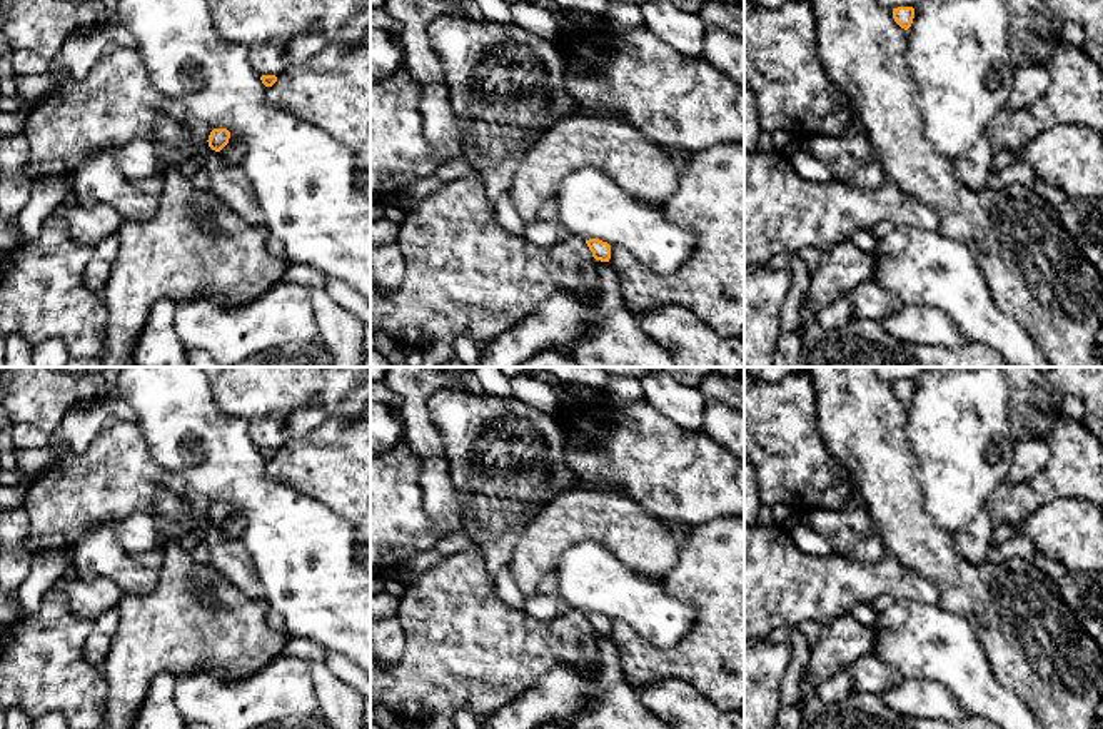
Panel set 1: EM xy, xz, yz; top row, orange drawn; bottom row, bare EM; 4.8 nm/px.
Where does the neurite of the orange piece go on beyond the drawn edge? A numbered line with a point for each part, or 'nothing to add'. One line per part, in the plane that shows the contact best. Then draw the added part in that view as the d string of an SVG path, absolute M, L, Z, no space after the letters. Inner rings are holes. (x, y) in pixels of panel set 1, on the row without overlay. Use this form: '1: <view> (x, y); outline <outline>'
nothing to add

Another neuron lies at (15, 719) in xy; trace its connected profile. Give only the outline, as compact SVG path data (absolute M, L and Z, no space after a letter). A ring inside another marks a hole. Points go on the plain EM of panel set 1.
M18 707L7 711L5 729L32 729L33 721Z

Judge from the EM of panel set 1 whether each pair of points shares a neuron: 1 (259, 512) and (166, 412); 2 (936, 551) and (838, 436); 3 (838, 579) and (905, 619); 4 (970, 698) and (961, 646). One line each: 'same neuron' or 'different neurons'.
1: same neuron
2: same neuron
3: different neurons
4: same neuron

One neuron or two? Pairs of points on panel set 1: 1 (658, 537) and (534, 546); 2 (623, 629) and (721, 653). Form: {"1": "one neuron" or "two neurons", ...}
{"1": "one neuron", "2": "one neuron"}

